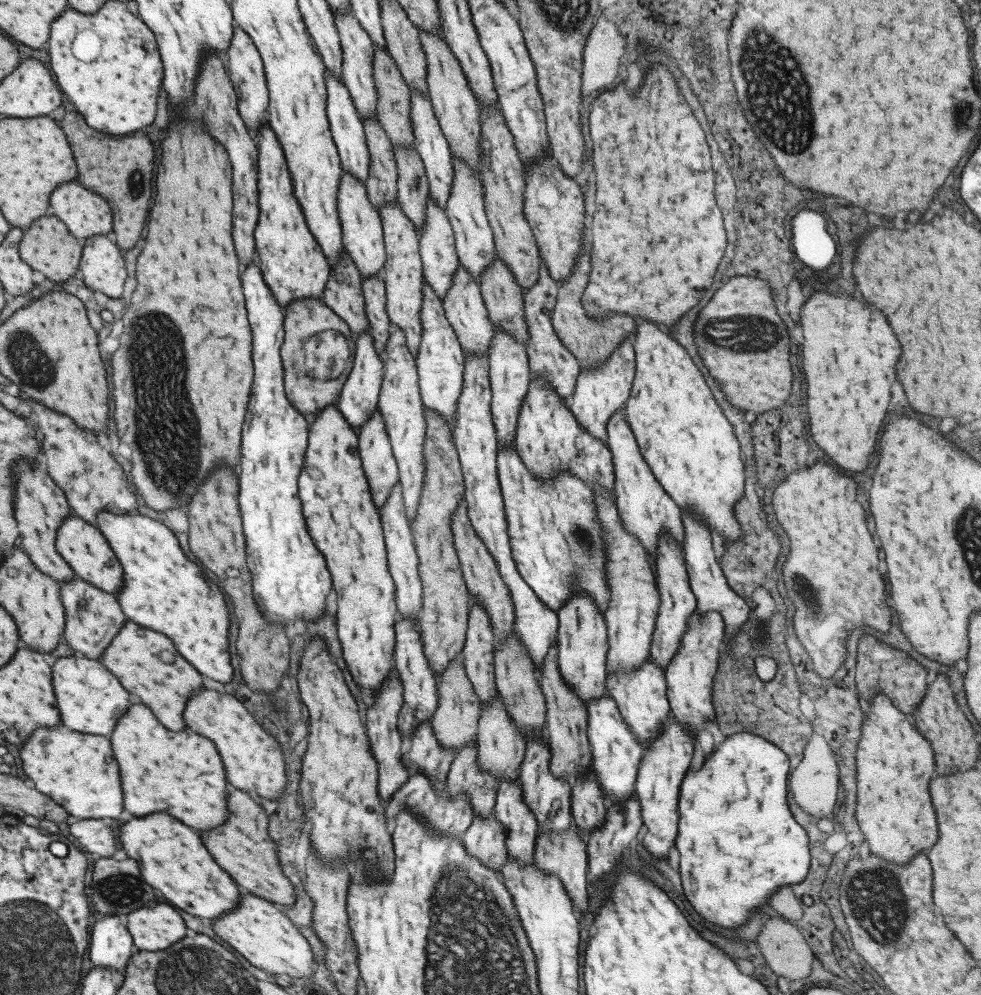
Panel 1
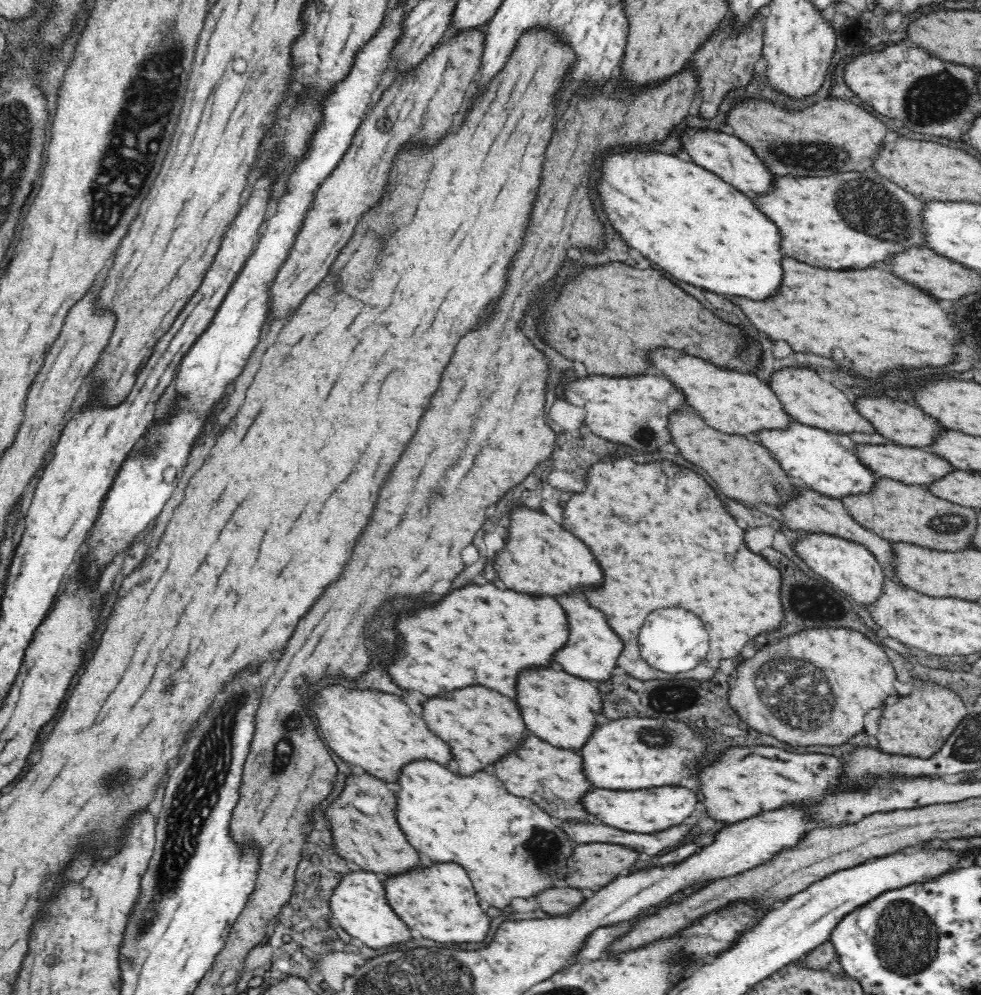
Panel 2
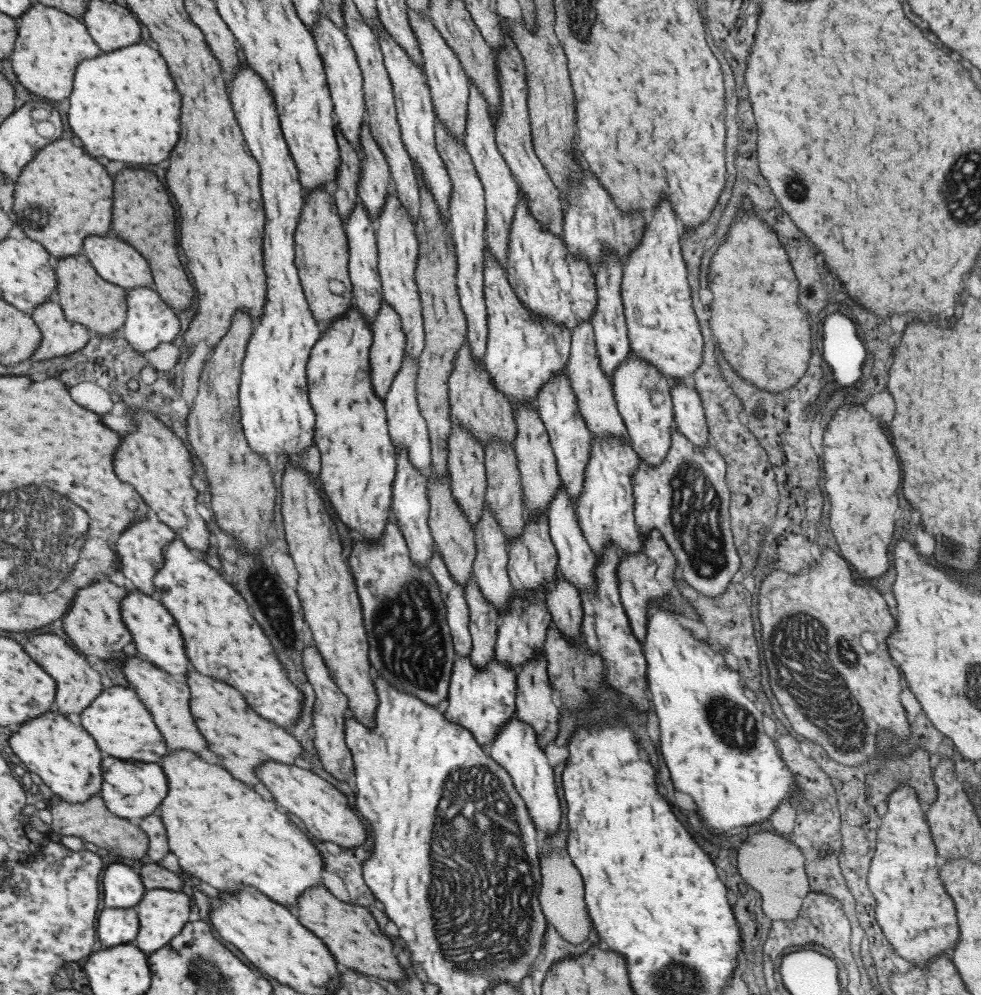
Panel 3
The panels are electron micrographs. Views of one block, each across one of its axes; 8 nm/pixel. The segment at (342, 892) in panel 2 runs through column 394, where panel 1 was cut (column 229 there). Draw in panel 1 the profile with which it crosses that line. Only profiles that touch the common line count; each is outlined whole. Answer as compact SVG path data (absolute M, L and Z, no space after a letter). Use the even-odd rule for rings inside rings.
M240 891L238 906L213 919L211 929L257 969L274 975L309 978L313 973L313 954L305 938L277 906L254 894Z

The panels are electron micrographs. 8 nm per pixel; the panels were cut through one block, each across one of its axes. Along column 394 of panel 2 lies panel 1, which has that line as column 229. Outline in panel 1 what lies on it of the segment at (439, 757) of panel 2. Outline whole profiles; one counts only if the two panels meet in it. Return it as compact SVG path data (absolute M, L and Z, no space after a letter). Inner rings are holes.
M202 687L188 698L182 715L185 726L215 744L230 788L246 793L251 790L269 800L282 796L287 777L282 748L257 725L240 701L229 694L219 694Z

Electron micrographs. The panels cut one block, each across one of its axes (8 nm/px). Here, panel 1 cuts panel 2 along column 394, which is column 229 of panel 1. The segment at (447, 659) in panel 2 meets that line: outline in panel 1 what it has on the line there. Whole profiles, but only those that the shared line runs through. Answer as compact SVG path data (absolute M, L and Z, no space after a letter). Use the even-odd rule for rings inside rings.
M107 512L95 515L95 527L105 537L109 548L113 551L122 566L121 587L115 594L121 612L126 620L139 626L165 634L178 655L181 655L200 675L207 676L215 682L227 684L231 680L233 668L229 665L227 653L227 608L223 602L223 594L213 592L213 584L203 576L201 568L185 558L181 552L177 538L163 524L140 516L137 512L129 514L113 514Z

